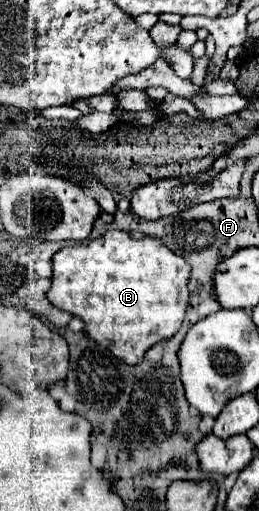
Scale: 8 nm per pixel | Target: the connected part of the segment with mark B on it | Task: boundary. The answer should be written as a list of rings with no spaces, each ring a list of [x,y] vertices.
[[[109,230],[89,244],[67,246],[53,256],[53,284],[47,292],[47,298],[55,306],[87,322],[89,338],[109,348],[127,364],[139,364],[151,346],[163,338],[171,338],[181,328],[189,302],[189,278],[191,266],[187,266],[187,260],[167,250],[159,238],[133,238],[125,230]]]

